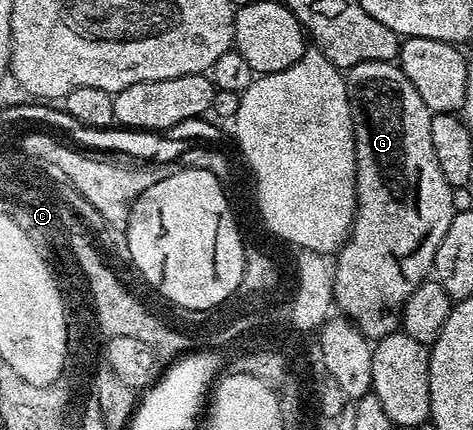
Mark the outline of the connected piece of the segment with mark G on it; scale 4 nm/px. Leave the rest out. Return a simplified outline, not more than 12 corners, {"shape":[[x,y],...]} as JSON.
{"shape":[[399,65],[347,69],[356,214],[332,299],[397,331],[457,210]]}

